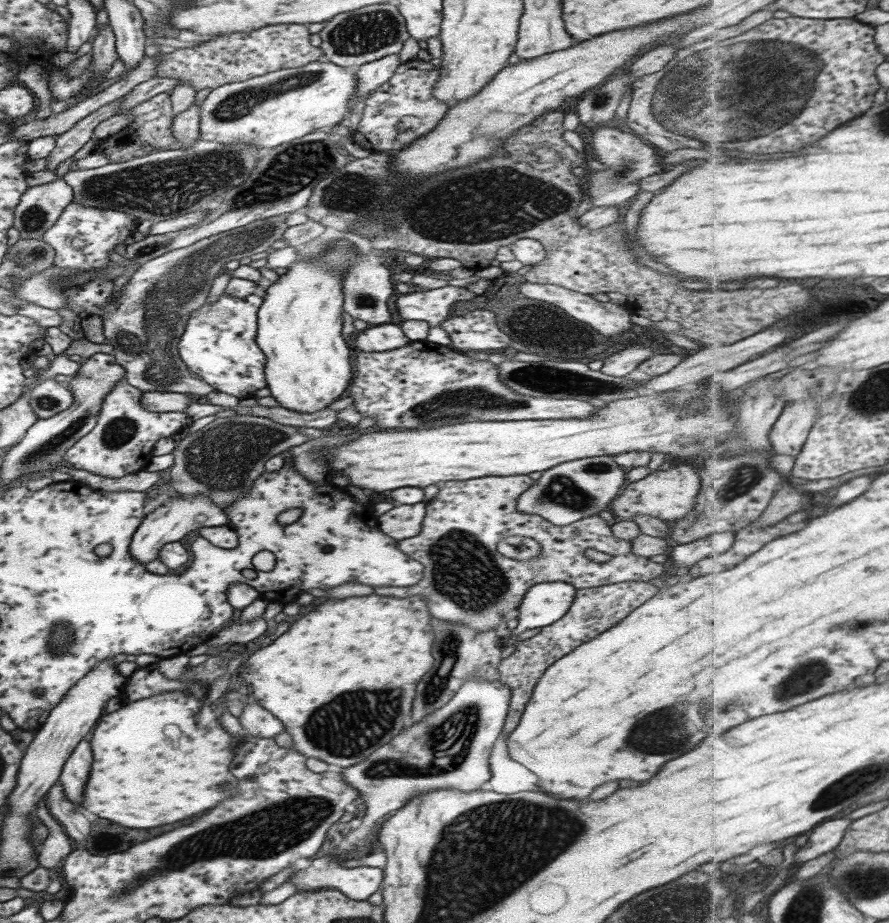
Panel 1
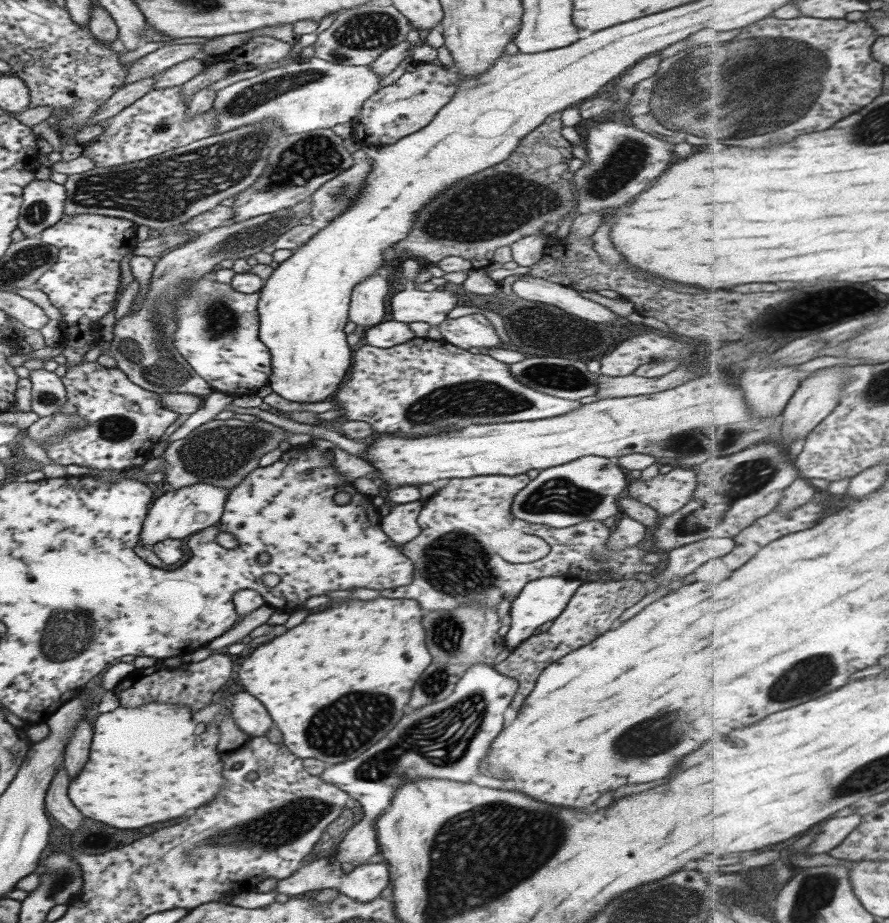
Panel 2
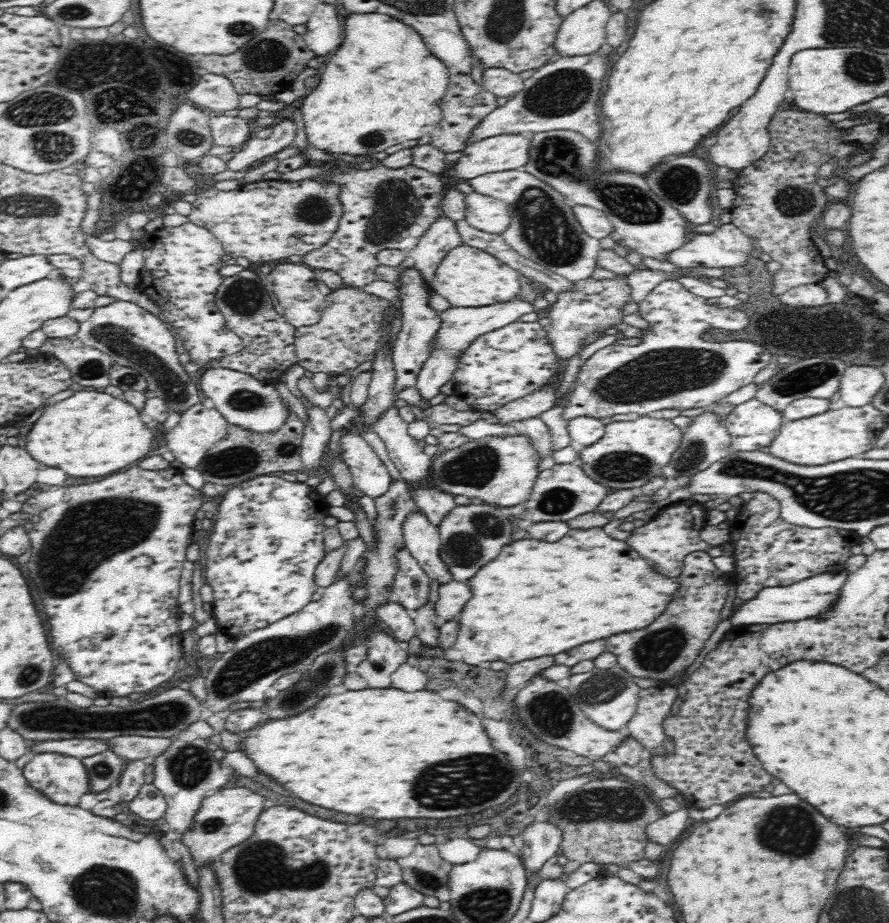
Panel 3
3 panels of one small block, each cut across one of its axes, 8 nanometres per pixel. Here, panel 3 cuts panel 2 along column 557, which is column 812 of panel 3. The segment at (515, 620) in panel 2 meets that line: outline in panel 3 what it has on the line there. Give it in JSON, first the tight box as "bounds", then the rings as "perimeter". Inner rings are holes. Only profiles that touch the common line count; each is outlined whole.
{"bounds":[729,570,849,625],"perimeter":[[[847,570],[838,574],[824,573],[805,578],[790,586],[767,586],[760,589],[752,598],[737,602],[732,614],[729,616],[730,624],[757,625],[774,624],[777,622],[797,621],[808,616],[818,616],[826,612],[835,601],[844,581],[849,577]]]}

